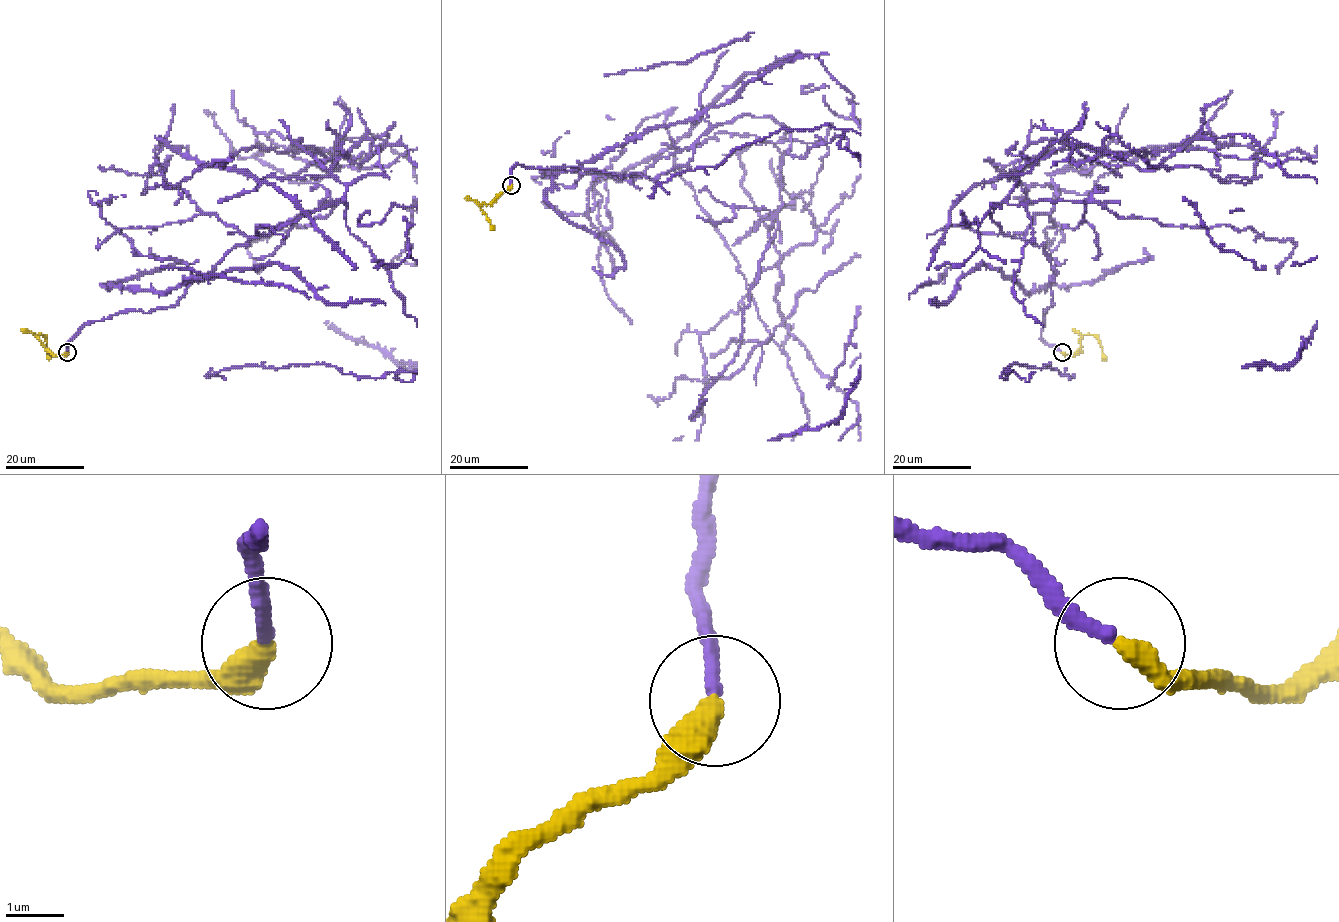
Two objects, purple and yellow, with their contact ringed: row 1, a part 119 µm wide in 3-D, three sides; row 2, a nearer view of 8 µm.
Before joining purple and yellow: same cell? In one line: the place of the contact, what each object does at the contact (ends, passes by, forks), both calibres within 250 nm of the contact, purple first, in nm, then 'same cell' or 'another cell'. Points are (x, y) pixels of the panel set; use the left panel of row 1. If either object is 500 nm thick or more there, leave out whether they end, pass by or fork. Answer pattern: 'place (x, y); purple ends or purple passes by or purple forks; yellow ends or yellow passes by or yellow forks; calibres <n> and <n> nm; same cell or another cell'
place (67, 352); purple ends; yellow ends; calibres 260 and 440 nm; same cell

